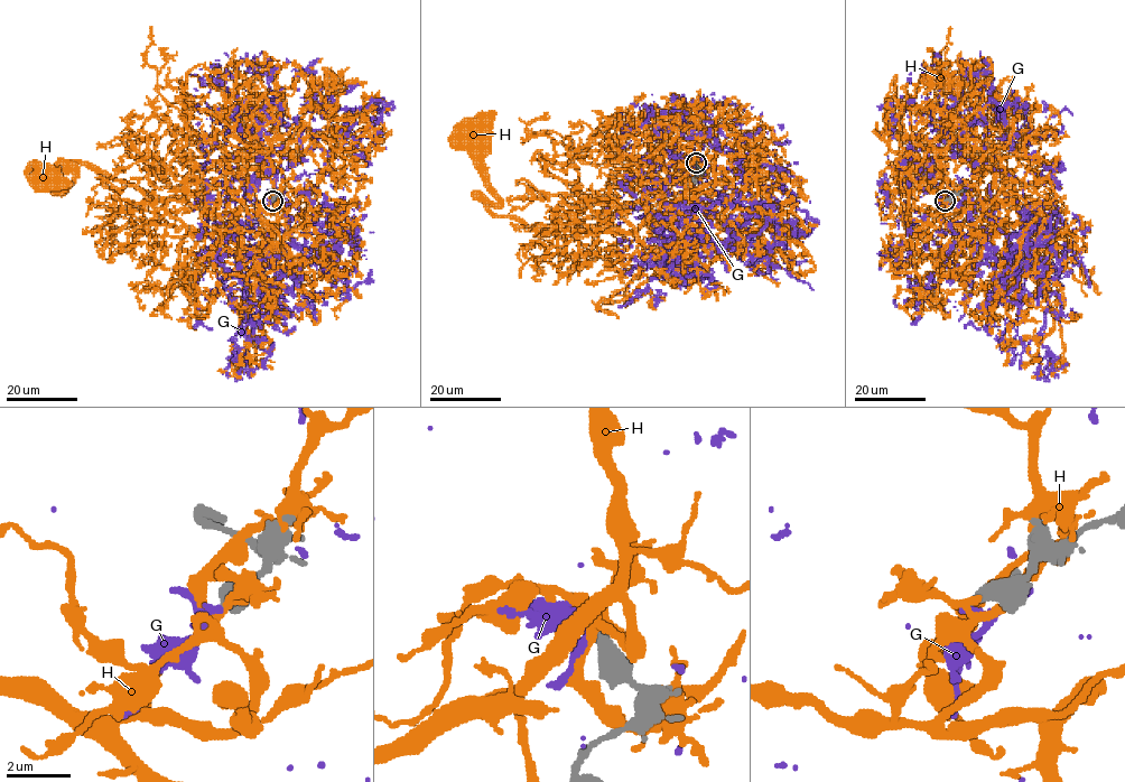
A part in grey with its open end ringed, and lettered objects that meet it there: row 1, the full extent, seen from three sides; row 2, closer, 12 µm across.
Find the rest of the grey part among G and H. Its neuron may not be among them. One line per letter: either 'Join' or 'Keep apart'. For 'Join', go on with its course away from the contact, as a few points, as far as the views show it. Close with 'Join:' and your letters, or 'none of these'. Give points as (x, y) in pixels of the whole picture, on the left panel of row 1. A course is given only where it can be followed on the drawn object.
G: Keep apart
H: Keep apart
Join: none of these

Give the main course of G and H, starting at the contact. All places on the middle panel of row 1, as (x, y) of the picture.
G: (696, 163), (734, 202), (778, 179), (815, 226), (755, 213), (728, 245), (686, 247), (624, 194)
H: (696, 163), (667, 180), (661, 208), (638, 226), (536, 230), (489, 208), (498, 198), (472, 124)

